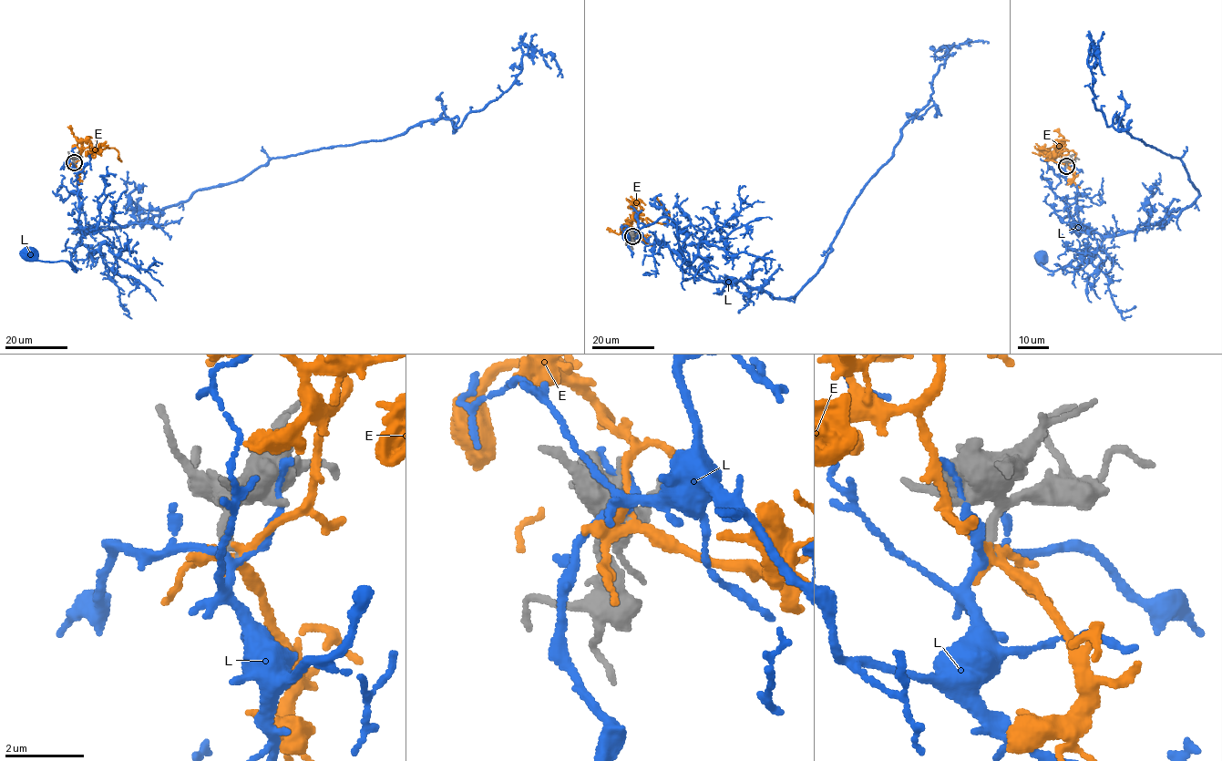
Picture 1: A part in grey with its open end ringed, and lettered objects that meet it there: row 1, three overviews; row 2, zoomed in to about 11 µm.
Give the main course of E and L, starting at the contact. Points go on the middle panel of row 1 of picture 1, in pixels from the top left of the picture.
E: (632, 236), (634, 231), (630, 221), (640, 218), (647, 225), (647, 219), (668, 223), (669, 213), (655, 197)
L: (632, 232), (650, 243), (667, 243), (690, 264), (680, 248), (674, 221), (667, 217), (632, 228), (631, 232)

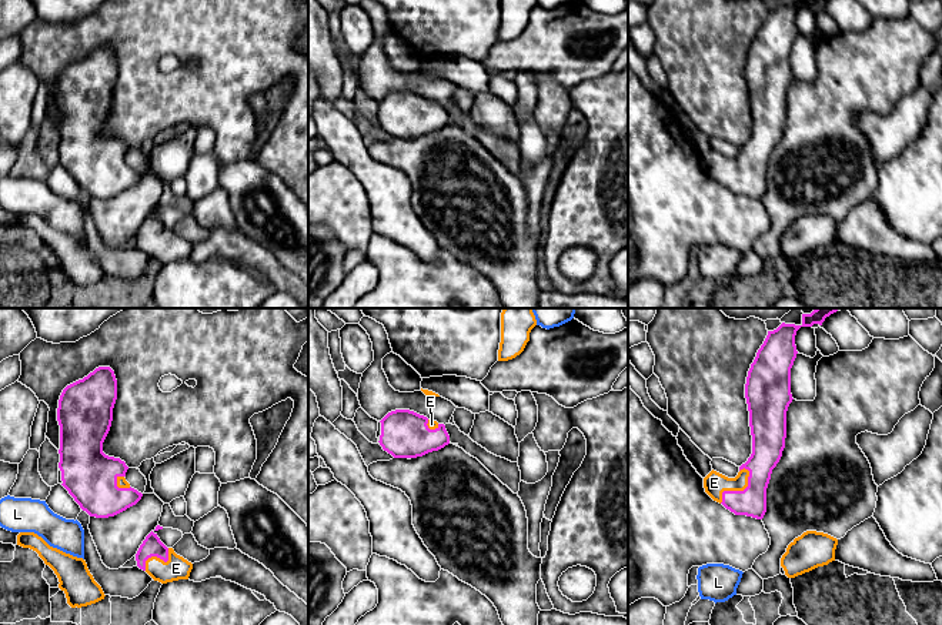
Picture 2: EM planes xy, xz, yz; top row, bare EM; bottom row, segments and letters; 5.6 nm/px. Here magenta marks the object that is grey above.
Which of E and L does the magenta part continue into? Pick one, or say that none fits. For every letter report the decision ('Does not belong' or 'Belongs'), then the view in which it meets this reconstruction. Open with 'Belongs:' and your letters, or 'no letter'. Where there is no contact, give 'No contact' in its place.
Belongs: E
E: Belongs. Touches magenta in yz
L: Does not belong. No contact

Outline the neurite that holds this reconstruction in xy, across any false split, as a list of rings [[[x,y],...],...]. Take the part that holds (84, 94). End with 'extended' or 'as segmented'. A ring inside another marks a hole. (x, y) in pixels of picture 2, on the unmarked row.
[[[110,47],[67,66],[59,80],[61,166],[96,198],[114,197],[143,177],[126,161],[126,143],[103,133],[116,80],[117,60]]] | extended

